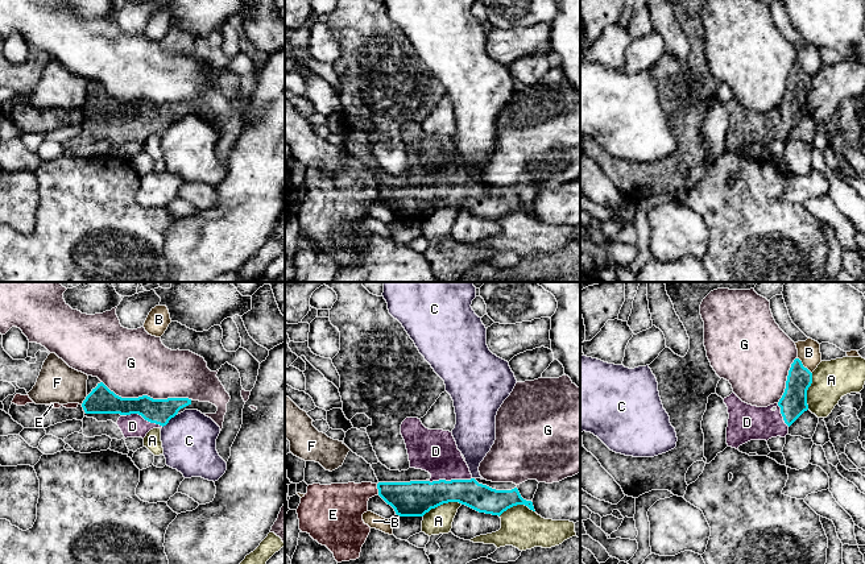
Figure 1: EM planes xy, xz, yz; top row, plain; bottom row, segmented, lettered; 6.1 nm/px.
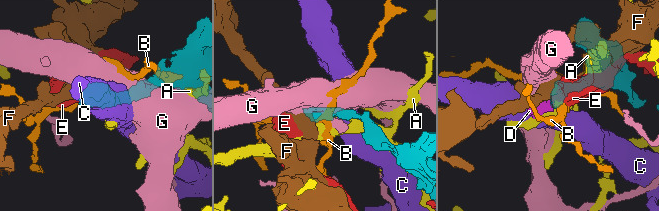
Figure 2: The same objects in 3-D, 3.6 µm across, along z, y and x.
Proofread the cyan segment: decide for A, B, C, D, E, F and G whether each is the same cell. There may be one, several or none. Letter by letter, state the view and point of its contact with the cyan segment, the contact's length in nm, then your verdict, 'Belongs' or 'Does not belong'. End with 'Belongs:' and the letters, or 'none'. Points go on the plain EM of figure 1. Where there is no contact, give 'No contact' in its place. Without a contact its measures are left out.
A: Touches cyan at xz (442, 208). Shared border 260 nm. Does not belong
B: Touches cyan at yz (802, 70). Shared border 130 nm. Does not belong
C: Touches cyan at xy (169, 124). Shared border 120 nm. Does not belong
D: Touches cyan at xz (448, 186). Shared border 280 nm. Belongs
E: Touches cyan at xz (377, 193). Shared border 70 nm. Does not belong
F: Touches cyan at xy (85, 104). Shared border 70 nm. Does not belong
G: Touches cyan at xy (147, 100). Shared border 550 nm. Does not belong
Belongs: D

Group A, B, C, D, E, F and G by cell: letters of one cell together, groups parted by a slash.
A / B / C / D / E / F / G

